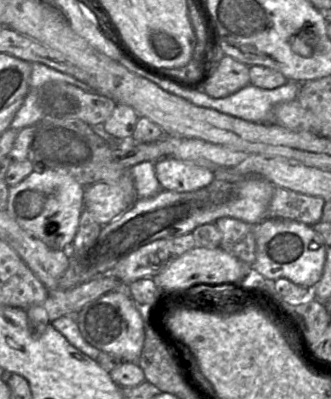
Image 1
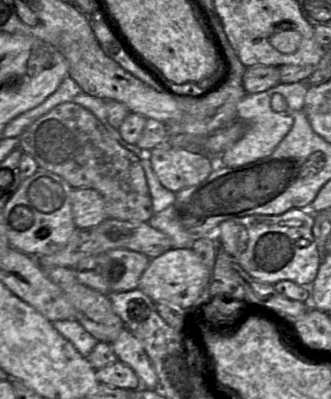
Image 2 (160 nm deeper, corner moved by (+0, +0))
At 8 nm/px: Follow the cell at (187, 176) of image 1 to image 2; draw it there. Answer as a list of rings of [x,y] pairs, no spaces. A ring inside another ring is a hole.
[[[158,146],[149,158],[160,183],[174,193],[203,182],[214,170],[205,154],[178,147]]]

